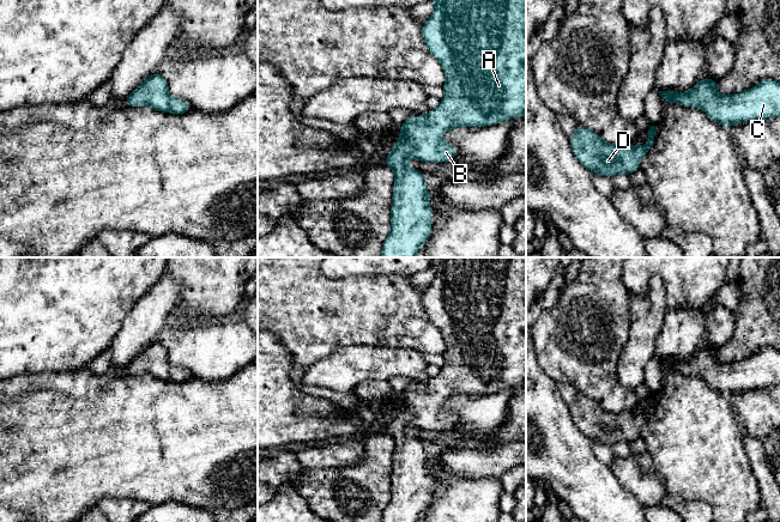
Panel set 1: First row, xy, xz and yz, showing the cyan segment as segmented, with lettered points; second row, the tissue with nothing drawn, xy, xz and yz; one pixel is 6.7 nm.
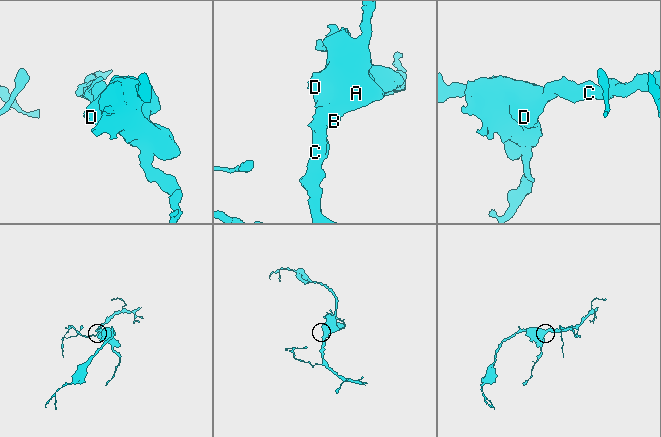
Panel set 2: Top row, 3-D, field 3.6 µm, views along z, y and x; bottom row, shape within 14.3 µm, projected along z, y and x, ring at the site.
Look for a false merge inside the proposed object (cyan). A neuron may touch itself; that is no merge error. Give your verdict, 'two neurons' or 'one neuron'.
one neuron

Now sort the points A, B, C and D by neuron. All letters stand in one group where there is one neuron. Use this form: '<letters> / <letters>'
A B C D

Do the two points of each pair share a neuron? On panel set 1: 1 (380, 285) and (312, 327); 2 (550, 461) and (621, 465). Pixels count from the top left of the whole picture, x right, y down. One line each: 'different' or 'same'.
1: same
2: different

